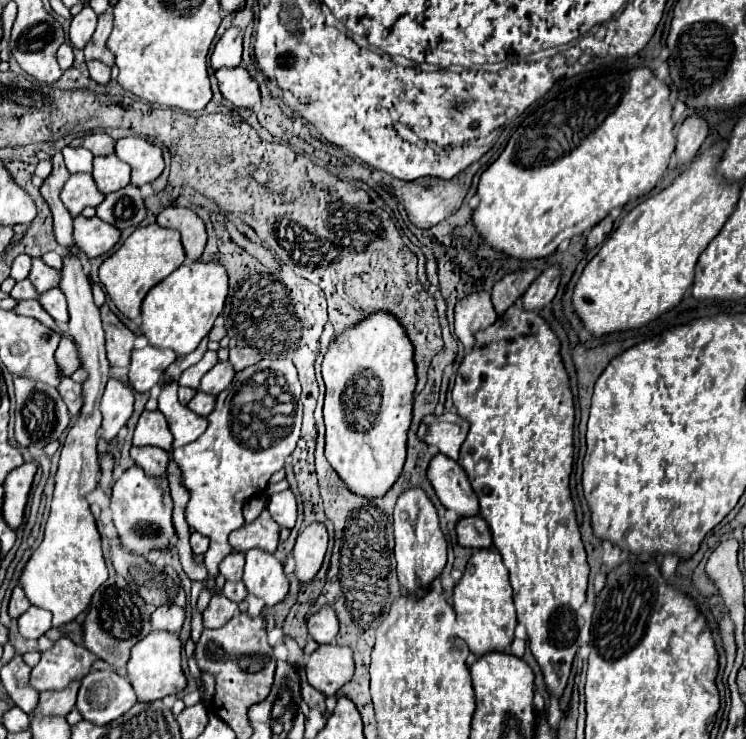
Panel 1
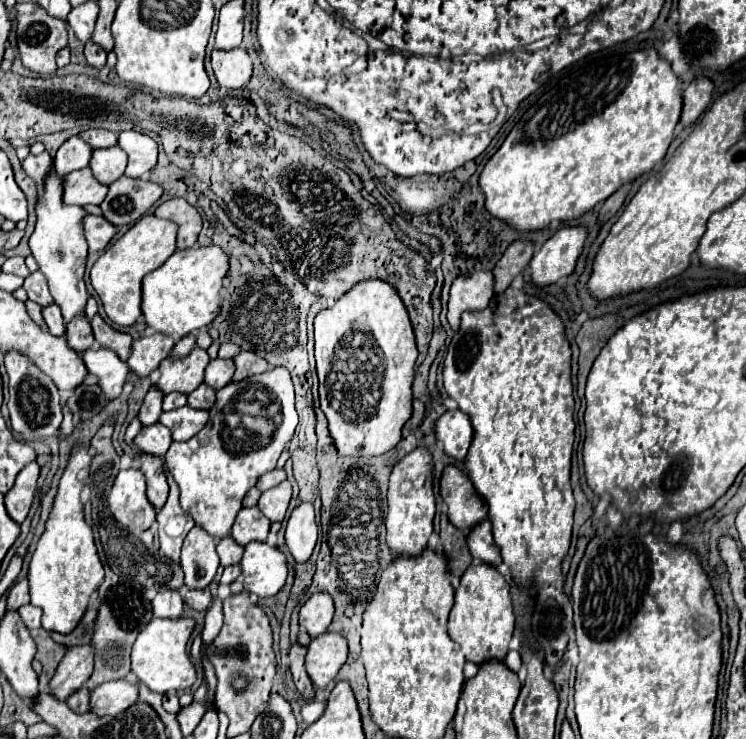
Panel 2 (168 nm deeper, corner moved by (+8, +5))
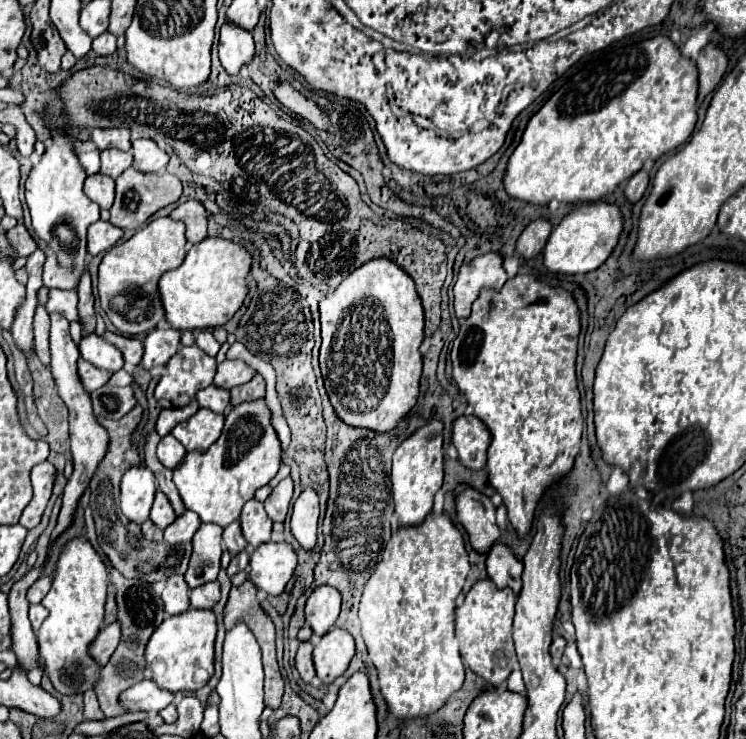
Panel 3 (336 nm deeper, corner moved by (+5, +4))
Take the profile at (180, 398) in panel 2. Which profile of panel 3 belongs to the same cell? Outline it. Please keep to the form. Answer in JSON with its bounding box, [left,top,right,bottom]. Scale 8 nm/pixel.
[156,401,200,437]

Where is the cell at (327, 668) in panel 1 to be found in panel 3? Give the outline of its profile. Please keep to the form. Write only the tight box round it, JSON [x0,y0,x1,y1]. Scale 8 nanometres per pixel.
[314,627,354,685]

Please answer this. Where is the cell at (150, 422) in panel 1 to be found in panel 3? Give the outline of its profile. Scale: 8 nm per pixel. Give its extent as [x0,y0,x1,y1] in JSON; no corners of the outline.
[156,433,186,469]

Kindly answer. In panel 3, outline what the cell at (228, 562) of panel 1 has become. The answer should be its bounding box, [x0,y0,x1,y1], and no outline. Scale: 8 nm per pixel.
[224,521,248,557]

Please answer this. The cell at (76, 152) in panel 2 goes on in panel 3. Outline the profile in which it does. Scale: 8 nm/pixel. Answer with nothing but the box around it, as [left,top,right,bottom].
[78,149,100,175]

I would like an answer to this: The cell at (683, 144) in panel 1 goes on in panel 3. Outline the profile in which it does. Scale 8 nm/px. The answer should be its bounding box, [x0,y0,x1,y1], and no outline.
[696,45,728,103]

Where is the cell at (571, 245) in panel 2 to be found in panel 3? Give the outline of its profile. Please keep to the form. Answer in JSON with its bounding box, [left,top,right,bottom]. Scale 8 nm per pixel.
[544,201,622,275]

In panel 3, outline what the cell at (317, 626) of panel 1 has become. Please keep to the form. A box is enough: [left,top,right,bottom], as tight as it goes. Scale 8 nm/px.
[306,585,340,637]

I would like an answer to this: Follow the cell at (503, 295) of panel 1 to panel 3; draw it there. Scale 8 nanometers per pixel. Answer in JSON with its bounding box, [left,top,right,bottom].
[516,219,552,259]

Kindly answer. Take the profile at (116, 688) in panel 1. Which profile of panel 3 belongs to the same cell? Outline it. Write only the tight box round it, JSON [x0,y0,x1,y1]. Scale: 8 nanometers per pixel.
[118,679,174,713]

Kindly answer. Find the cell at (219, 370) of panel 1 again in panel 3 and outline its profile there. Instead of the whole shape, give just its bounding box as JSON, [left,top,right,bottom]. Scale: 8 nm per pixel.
[214,361,254,389]

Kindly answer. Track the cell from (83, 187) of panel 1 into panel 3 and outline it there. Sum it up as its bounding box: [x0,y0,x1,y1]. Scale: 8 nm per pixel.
[84,173,114,209]

